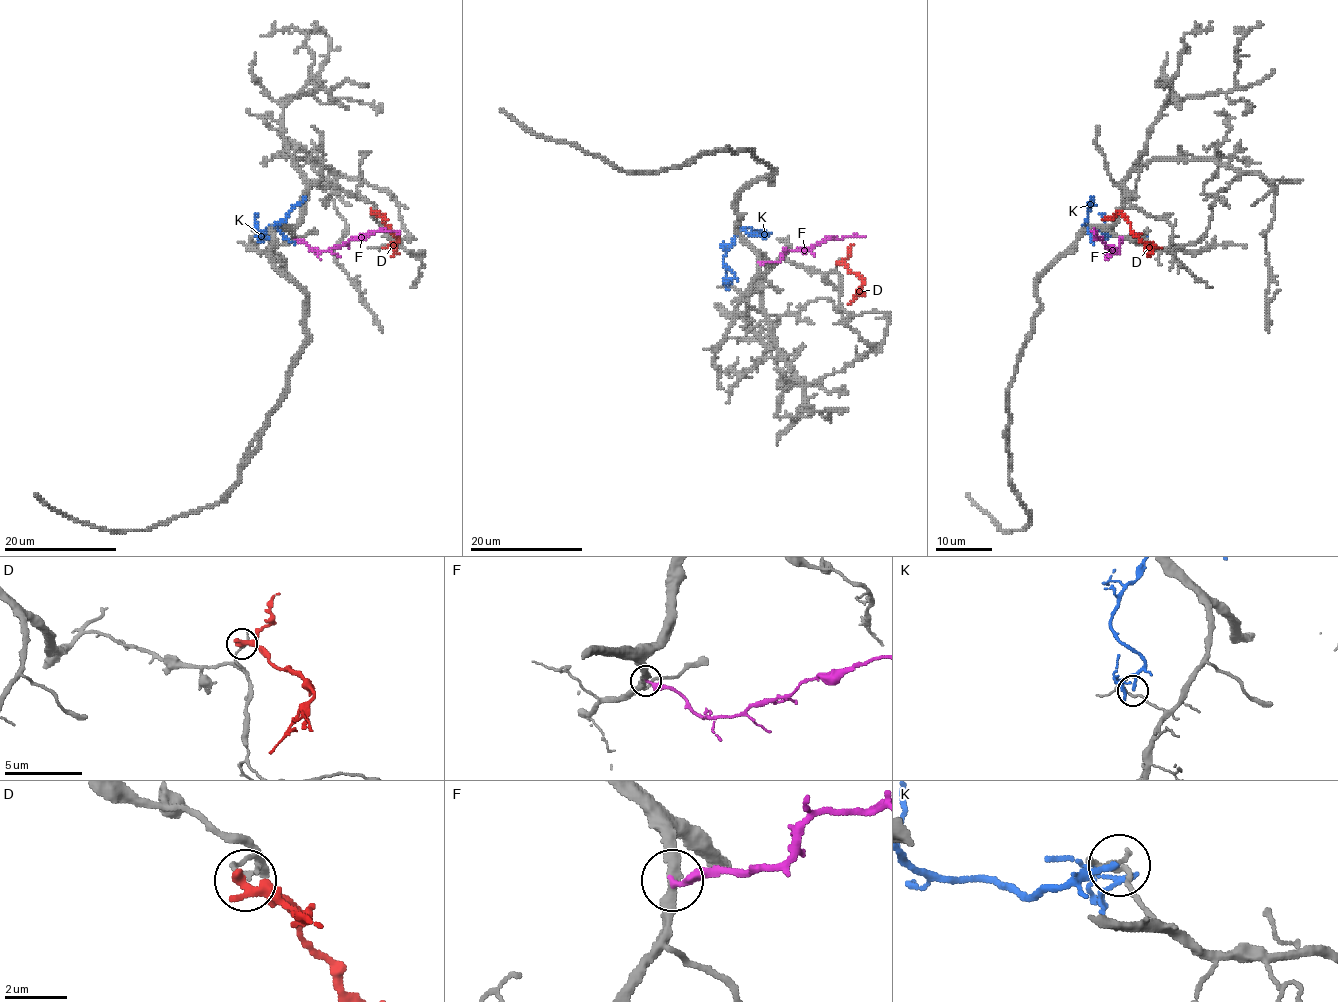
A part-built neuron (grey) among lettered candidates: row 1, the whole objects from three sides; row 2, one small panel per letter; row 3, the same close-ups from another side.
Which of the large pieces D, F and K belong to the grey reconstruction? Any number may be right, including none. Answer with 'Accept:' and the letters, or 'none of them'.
Accept: none of them

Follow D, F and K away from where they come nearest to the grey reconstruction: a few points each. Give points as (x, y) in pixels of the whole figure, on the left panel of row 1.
D: (373, 210), (398, 238), (383, 248)
F: (294, 238), (302, 240), (312, 250), (329, 251), (352, 238), (377, 230), (398, 233)
K: (266, 234), (268, 238), (257, 237), (284, 220), (305, 197)

